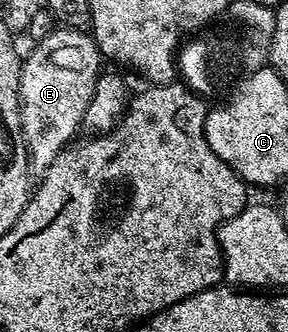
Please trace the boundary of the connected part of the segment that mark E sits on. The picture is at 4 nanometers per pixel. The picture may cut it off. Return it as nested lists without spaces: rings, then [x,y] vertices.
[[[61,26],[55,27],[48,38],[37,41],[33,47],[30,57],[22,60],[18,102],[28,164],[35,173],[41,174],[79,135],[84,110],[88,110],[88,102],[92,102],[100,75],[100,53],[93,35]]]

